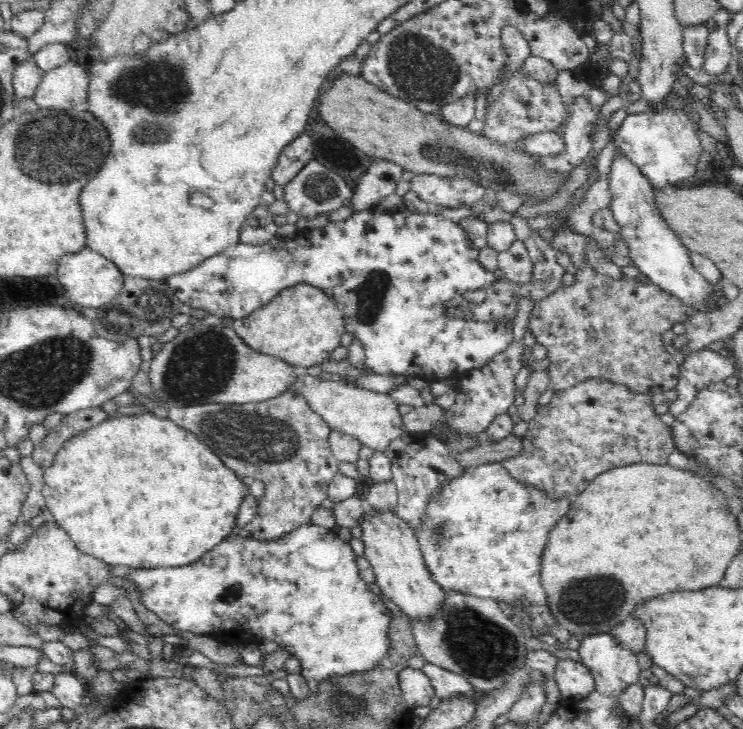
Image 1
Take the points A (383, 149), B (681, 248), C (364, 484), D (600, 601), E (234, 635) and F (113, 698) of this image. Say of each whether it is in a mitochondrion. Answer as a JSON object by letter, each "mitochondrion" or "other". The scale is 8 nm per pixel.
{"A":"other","B":"other","C":"other","D":"mitochondrion","E":"other","F":"other"}

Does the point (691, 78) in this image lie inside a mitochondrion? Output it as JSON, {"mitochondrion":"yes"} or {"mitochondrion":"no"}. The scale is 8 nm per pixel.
{"mitochondrion":"no"}

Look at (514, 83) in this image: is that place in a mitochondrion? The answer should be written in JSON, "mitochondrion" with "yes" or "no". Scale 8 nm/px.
{"mitochondrion":"no"}

